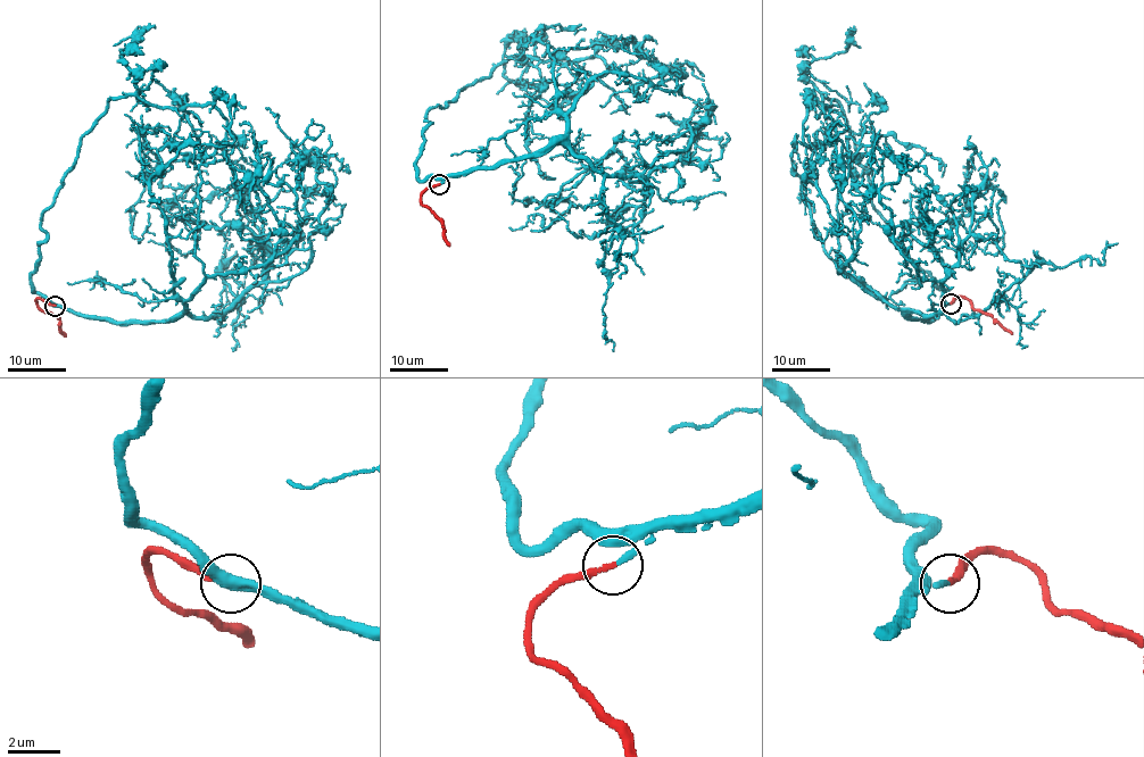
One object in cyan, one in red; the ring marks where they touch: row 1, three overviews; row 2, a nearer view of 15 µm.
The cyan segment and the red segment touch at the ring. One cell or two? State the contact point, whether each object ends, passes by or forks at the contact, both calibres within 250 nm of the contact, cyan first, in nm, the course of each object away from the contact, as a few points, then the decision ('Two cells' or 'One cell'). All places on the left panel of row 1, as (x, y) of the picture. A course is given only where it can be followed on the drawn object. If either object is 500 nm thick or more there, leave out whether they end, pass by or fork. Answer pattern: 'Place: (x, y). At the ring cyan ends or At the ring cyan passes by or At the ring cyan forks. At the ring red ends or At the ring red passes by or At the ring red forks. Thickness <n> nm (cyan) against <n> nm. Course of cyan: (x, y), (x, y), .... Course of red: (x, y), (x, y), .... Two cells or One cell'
Place: (55, 306). At the ring cyan ends. At the ring red ends. Thickness 200 nm (cyan) against 220 nm. Course of cyan: (55, 305), (115, 321), (212, 317), (271, 263), (217, 147), (157, 166), (130, 208), (139, 243), (147, 213). Course of red: (55, 305), (36, 299), (43, 310), (57, 317), (59, 330), (65, 335). One cell

